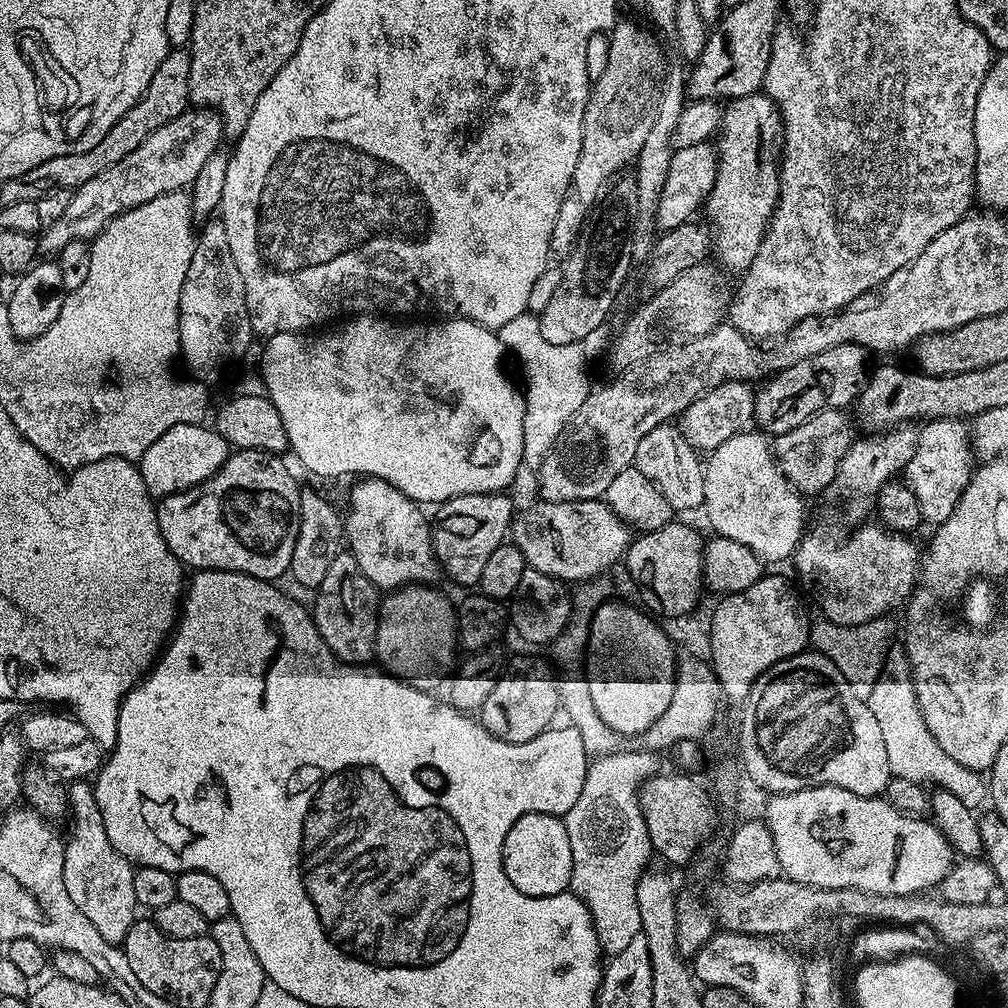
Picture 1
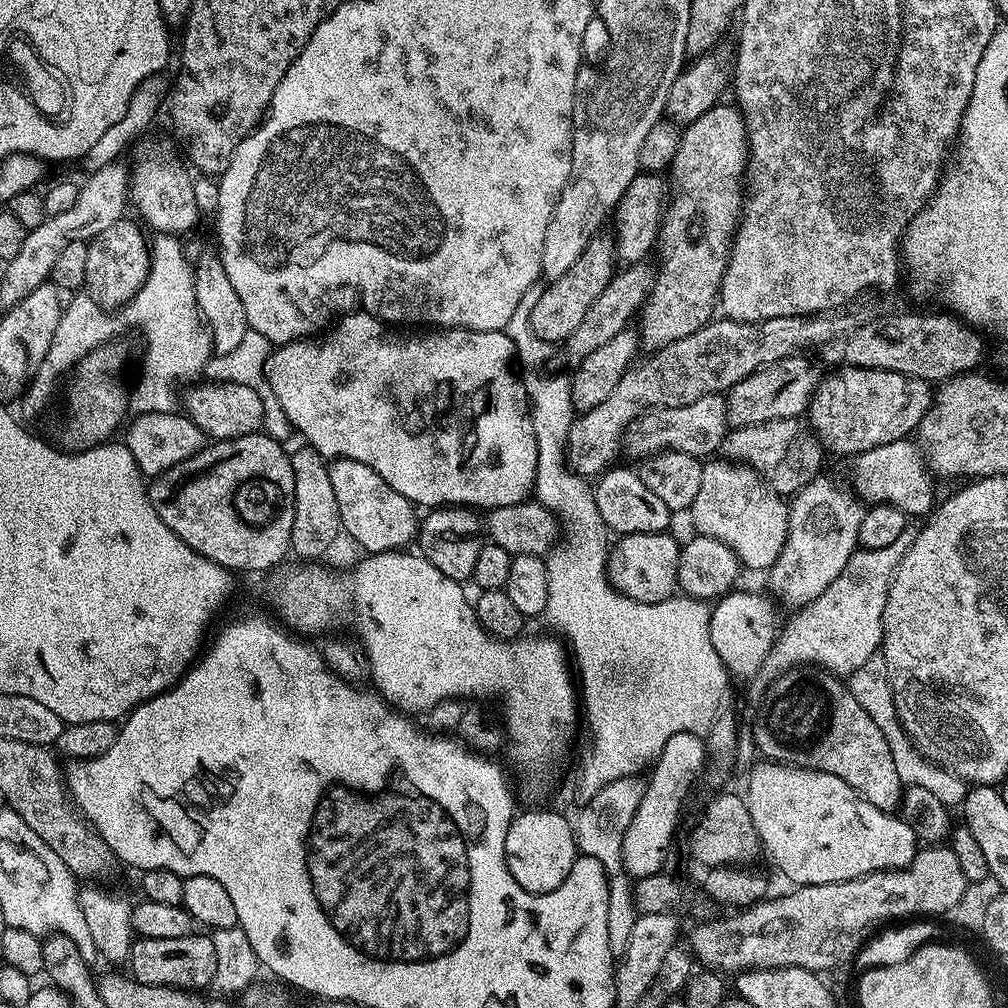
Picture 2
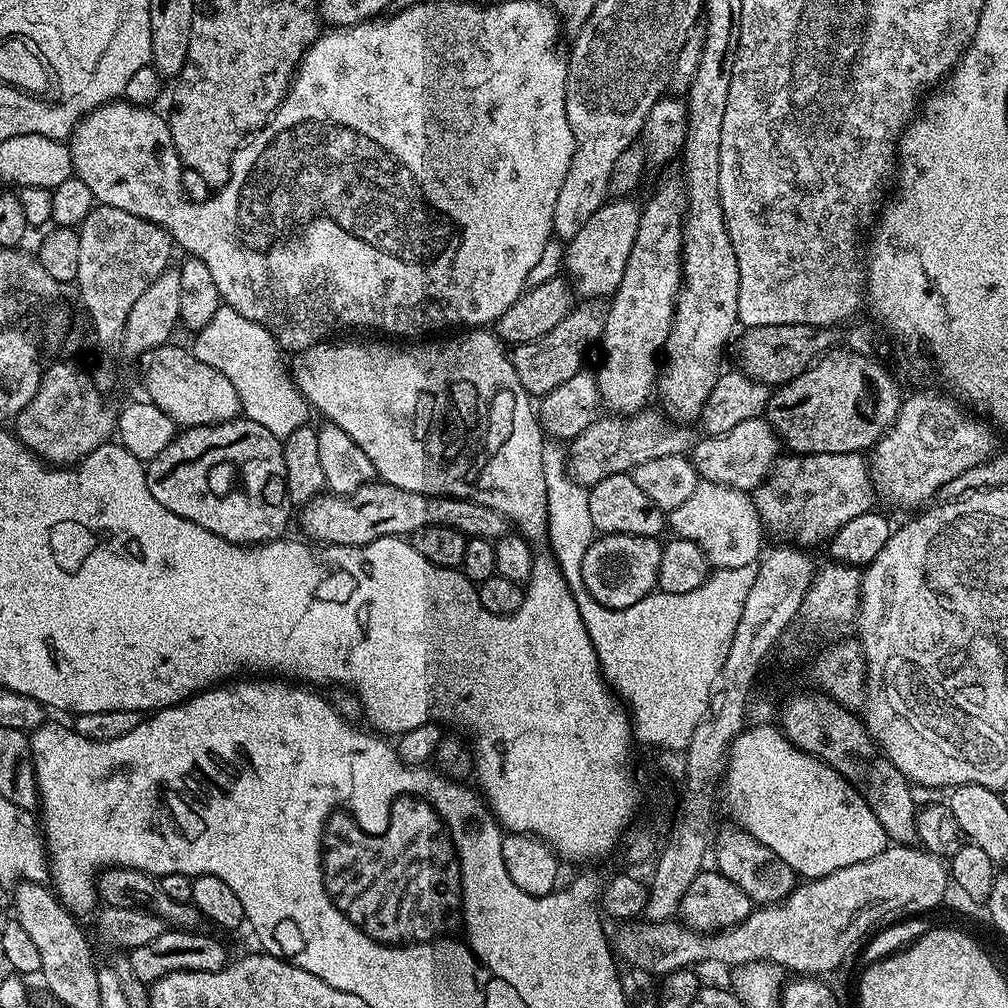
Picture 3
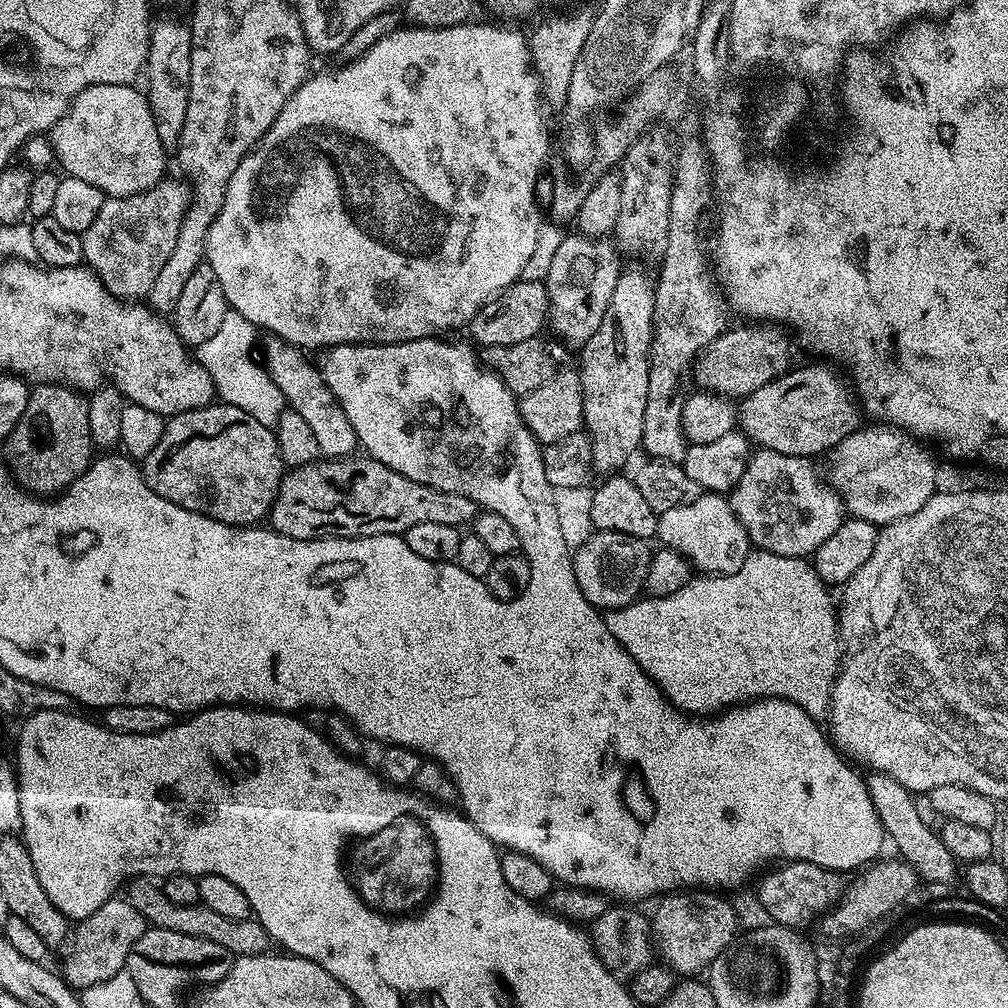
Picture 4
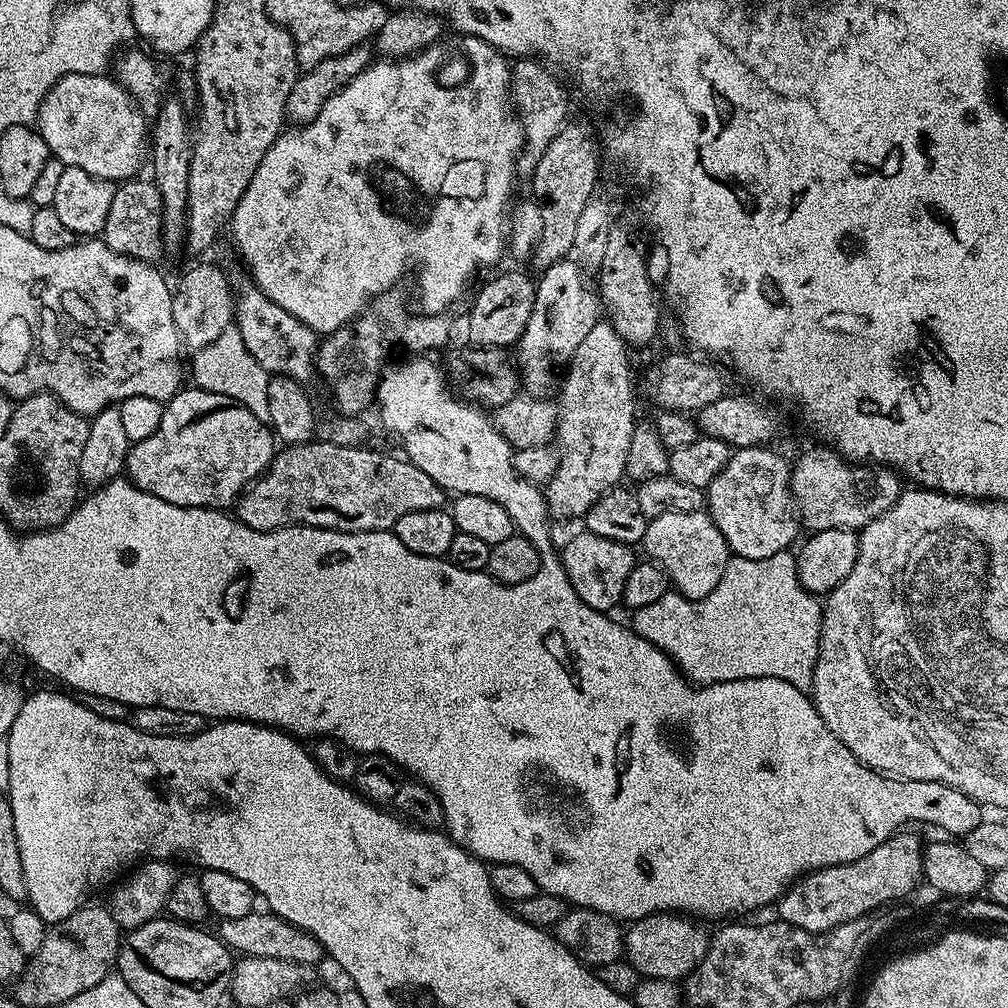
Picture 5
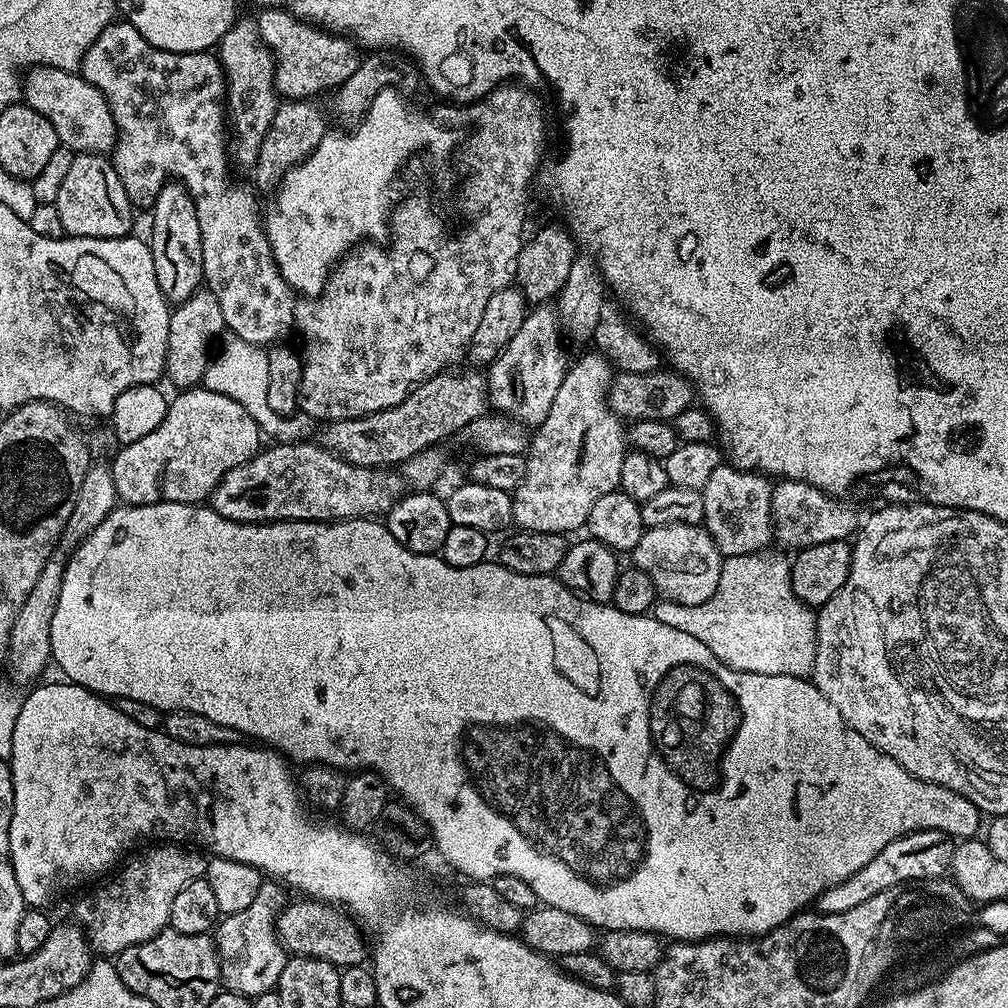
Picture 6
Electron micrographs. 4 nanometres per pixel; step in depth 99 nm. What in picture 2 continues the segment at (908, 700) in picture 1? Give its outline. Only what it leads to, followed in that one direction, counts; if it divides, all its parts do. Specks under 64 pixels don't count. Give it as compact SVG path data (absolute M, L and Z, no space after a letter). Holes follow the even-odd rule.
M869 662L865 664L859 672L853 672L850 677L850 691L862 706L862 710L866 710L866 714L870 714L870 718L874 718L878 730L882 730L882 734L886 738L886 746L890 746L890 754L894 758L894 770L898 770L898 778L900 779L901 785L923 786L926 790L930 790L930 794L934 794L934 798L938 798L938 802L949 806L955 806L955 804L956 806L963 805L970 791L969 785L961 780L955 772L929 759L929 757L917 747L912 737L905 732L903 724L900 723L900 716L896 713L896 703L892 697L892 681L888 678L888 668L886 665L883 664L883 662Z

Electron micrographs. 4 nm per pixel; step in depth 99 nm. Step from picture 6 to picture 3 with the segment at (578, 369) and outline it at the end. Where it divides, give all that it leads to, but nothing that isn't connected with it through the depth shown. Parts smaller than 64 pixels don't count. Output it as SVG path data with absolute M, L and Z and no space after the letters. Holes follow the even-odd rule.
M679 175L664 176L656 184L648 205L643 205L640 214L638 238L634 240L634 250L626 262L626 274L622 274L622 282L618 290L612 293L604 320L602 349L604 357L600 360L600 369L595 369L600 398L605 409L613 408L613 413L621 417L632 416L636 412L649 407L654 389L658 384L658 361L661 359L664 344L672 333L672 320L676 317L676 299L680 296L680 285L684 279L682 253L684 250L684 234L682 217L686 211L684 186Z

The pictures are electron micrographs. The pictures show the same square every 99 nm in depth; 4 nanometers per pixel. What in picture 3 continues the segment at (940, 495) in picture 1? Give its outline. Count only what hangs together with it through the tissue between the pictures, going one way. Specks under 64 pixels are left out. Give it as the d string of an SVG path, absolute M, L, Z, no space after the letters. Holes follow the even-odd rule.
M861 453L788 454L776 461L772 473L751 493L767 535L776 542L809 546L831 541L832 535L850 518L873 511L877 503L869 461Z

